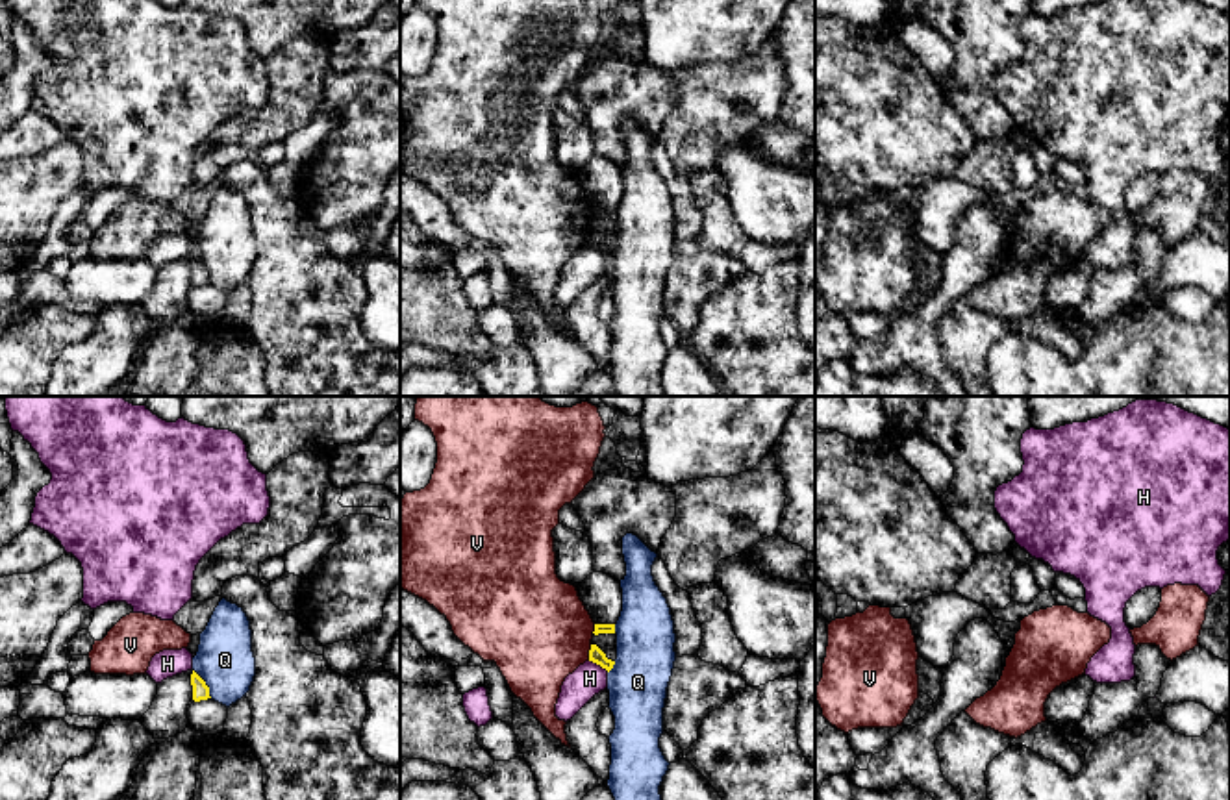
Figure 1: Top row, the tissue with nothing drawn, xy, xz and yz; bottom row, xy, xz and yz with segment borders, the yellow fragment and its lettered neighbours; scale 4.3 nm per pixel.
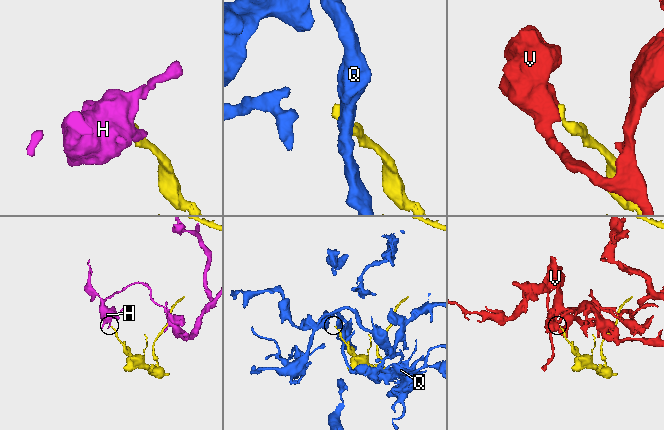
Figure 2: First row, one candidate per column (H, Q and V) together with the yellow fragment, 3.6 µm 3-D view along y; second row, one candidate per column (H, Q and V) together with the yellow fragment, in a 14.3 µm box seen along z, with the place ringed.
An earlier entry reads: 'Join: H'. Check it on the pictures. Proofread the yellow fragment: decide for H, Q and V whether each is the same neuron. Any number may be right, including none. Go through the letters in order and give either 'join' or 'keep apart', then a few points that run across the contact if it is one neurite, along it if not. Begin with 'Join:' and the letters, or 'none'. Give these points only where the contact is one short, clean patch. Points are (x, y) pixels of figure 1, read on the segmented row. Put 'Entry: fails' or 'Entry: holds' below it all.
Join: none
H: keep apart | xz (589, 660), (608, 671)
Q: keep apart
V: keep apart | xz (591, 645), (588, 660)
Entry: fails

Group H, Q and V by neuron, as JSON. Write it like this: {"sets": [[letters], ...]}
{"sets": [["H"], ["Q"], ["V"]]}

